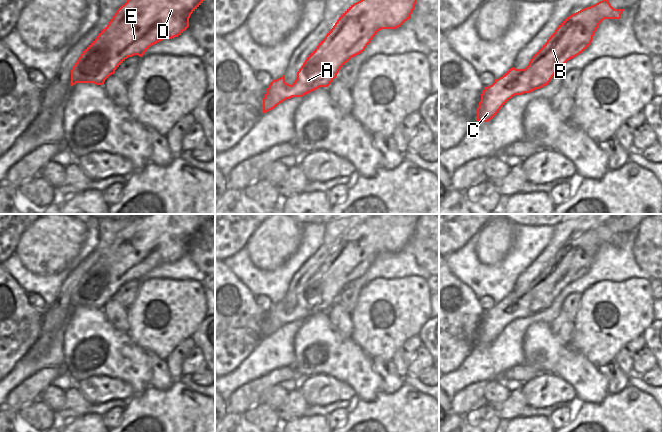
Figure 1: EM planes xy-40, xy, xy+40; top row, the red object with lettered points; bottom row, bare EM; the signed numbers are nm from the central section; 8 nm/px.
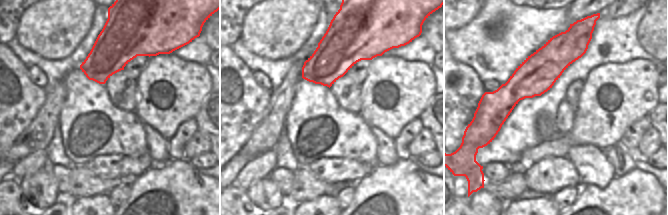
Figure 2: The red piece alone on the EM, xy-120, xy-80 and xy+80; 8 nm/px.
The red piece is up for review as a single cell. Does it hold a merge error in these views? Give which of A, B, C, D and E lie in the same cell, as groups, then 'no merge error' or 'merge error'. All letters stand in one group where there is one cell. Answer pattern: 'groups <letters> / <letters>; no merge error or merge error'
groups A B C D E; no merge error

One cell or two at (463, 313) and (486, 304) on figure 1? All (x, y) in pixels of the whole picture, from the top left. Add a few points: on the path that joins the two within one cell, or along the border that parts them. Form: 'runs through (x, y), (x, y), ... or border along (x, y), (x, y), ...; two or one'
border along (478, 299), (478, 303), (484, 311); two

